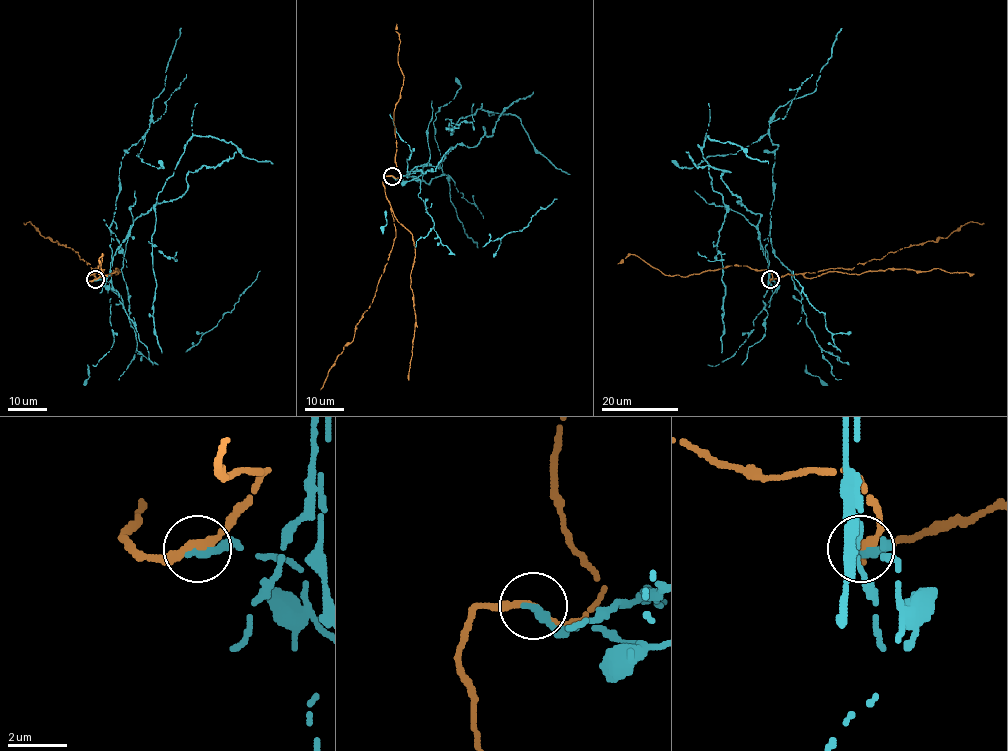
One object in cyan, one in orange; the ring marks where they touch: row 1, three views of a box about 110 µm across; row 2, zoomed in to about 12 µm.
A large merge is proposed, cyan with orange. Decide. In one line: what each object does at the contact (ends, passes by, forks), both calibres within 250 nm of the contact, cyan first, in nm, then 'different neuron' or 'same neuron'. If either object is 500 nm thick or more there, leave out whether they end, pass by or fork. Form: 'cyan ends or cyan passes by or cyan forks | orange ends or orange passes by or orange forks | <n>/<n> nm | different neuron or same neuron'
cyan ends | orange passes by | 320/280 nm | different neuron

